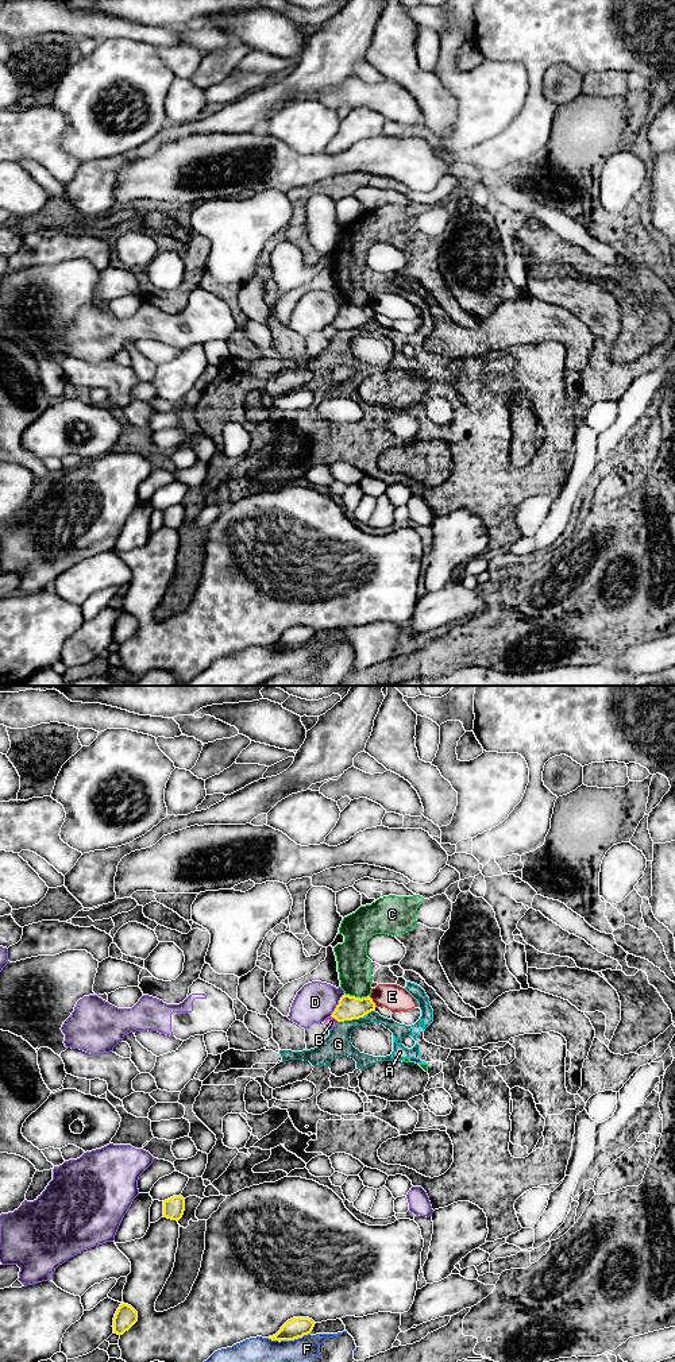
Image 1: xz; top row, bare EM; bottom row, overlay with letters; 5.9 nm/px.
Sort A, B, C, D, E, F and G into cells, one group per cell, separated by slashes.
A C G / B / D / E / F

